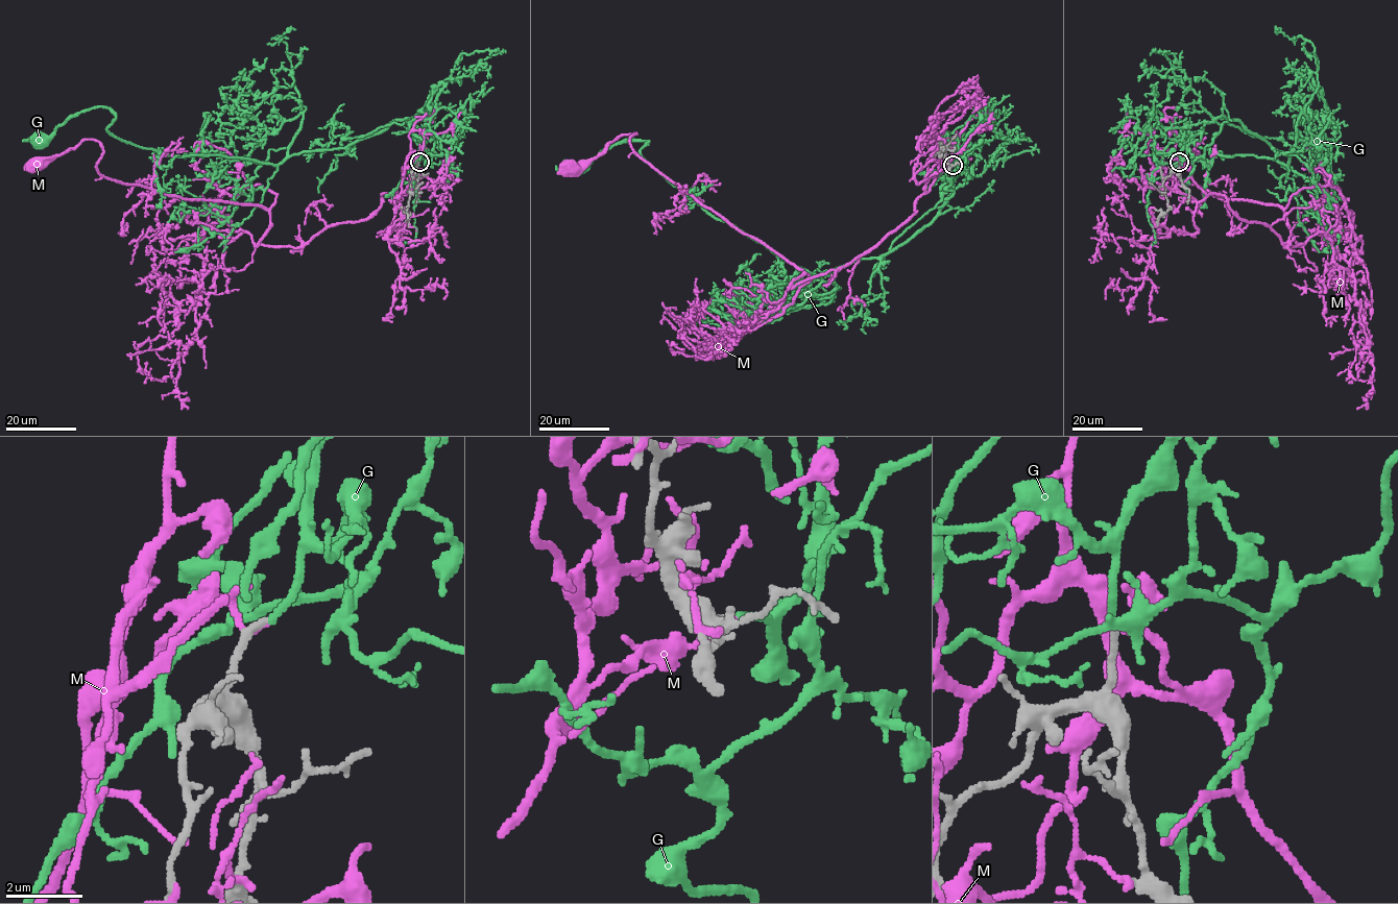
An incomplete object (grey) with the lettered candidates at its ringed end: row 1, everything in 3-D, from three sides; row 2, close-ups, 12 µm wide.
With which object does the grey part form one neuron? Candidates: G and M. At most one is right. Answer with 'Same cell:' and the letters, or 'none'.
Same cell: G

